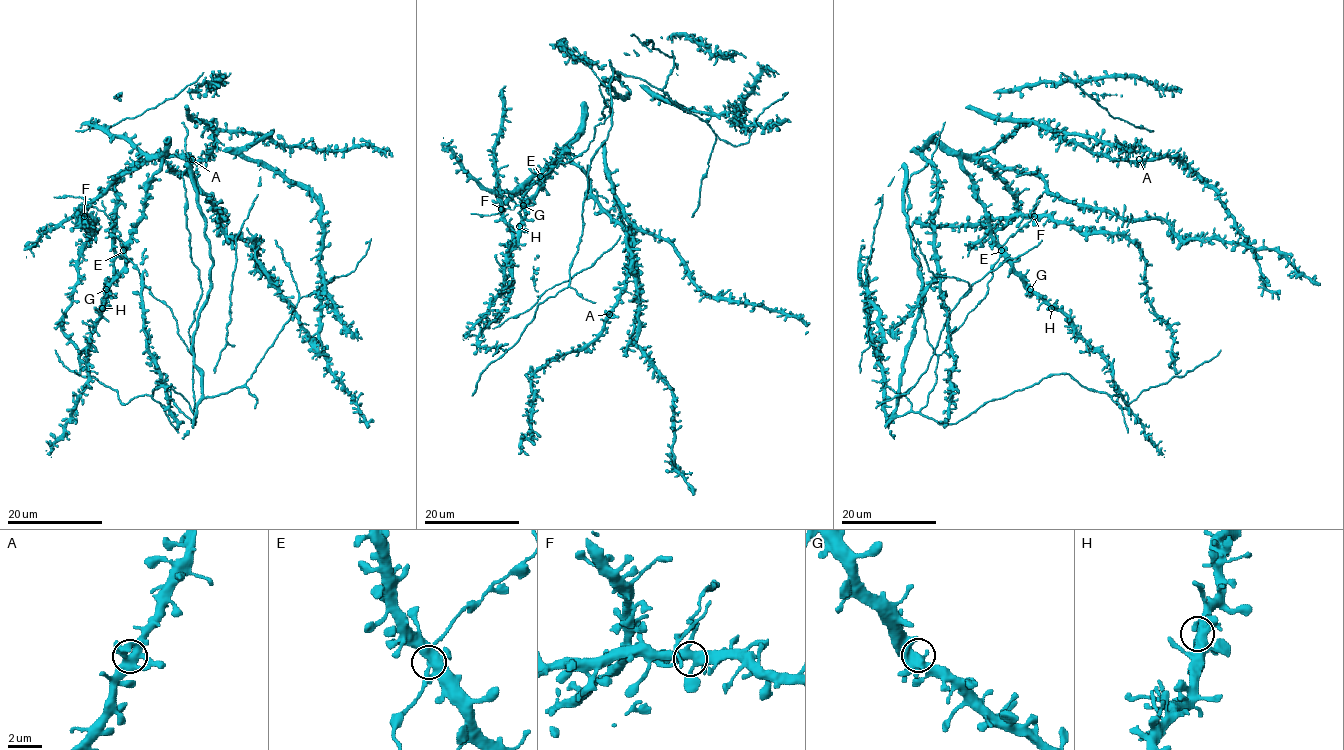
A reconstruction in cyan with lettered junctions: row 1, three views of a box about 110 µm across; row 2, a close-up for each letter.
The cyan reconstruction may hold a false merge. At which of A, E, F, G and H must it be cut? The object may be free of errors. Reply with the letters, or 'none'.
none

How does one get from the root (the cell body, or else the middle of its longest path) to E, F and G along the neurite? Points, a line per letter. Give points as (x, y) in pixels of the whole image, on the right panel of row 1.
E: (938, 362), (938, 357), (948, 346), (949, 336), (985, 296), (992, 276), (991, 266), (999, 258), (1000, 251)
F: (938, 362), (949, 336), (985, 296), (991, 266), (999, 258), (1000, 247), (1030, 220), (1035, 207), (1034, 216)
G: (938, 362), (949, 336), (985, 296), (991, 266), (1000, 257), (1030, 289)

